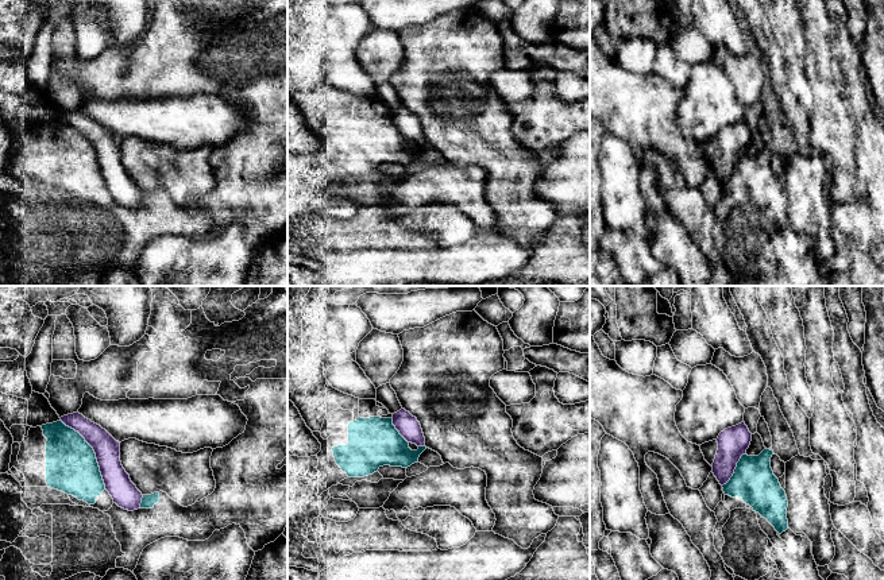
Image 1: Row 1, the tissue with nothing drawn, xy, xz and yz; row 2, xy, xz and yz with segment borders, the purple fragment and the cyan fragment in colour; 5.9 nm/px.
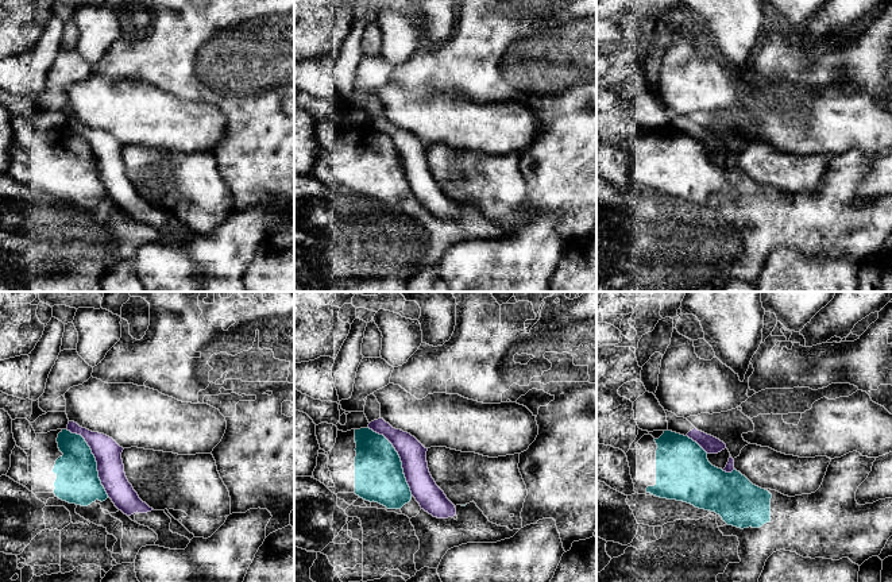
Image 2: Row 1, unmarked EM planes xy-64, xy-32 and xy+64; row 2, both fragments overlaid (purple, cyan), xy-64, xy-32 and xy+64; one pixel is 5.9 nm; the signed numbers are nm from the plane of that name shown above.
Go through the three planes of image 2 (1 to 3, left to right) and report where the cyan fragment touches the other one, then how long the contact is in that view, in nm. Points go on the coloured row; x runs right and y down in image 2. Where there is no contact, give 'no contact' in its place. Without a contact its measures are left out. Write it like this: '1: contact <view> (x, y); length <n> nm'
1: contact xy-64 (96, 459); length 480 nm
2: contact xy-32 (400, 457); length 480 nm
3: contact xy+64 (698, 443); length 170 nm

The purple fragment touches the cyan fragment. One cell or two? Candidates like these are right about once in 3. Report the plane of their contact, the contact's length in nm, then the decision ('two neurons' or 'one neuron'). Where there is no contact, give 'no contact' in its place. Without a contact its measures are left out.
xy | 500 nm | two neurons

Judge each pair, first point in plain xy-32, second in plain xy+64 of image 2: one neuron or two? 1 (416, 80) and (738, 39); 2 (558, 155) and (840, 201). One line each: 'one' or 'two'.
1: two
2: one

